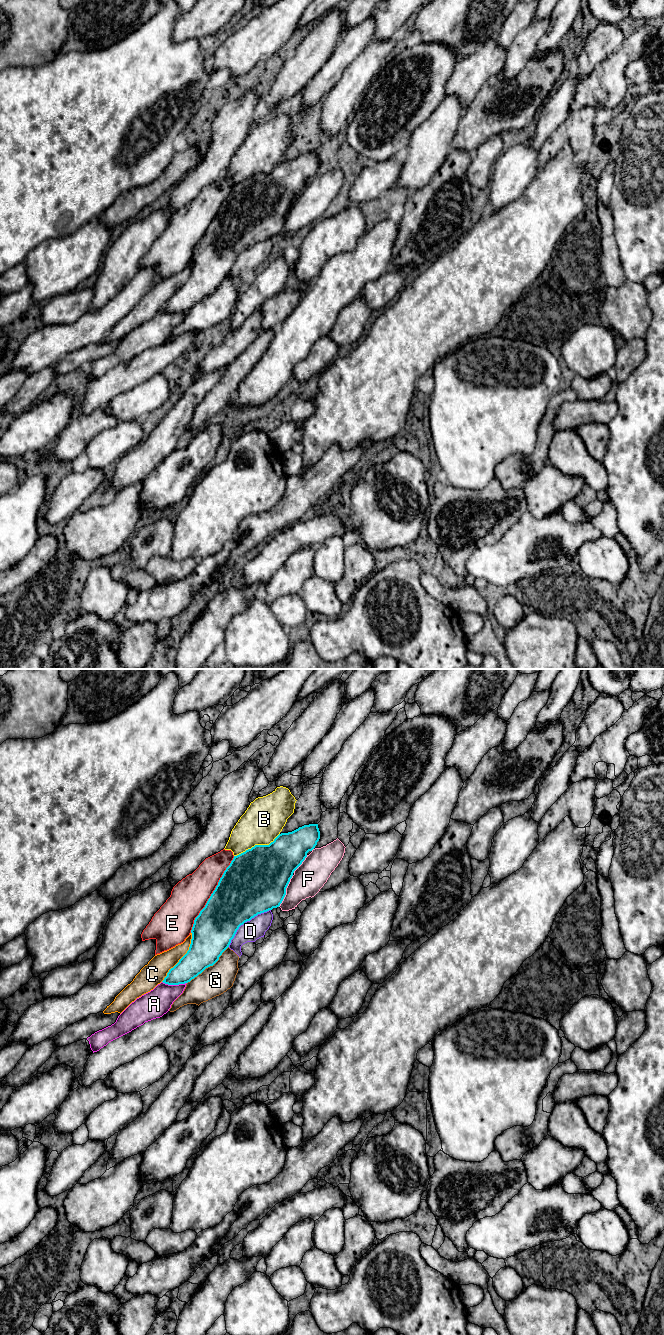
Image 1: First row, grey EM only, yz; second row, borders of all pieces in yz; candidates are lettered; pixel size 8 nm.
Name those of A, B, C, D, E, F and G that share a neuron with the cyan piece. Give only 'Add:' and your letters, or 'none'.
Add: C

